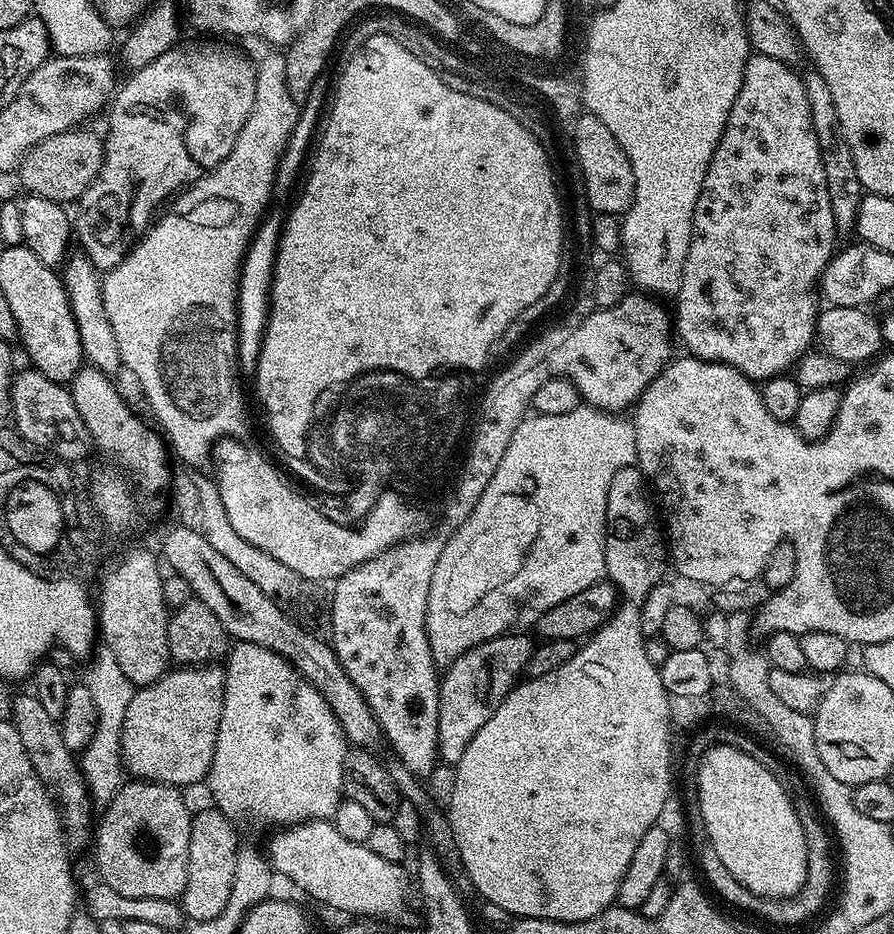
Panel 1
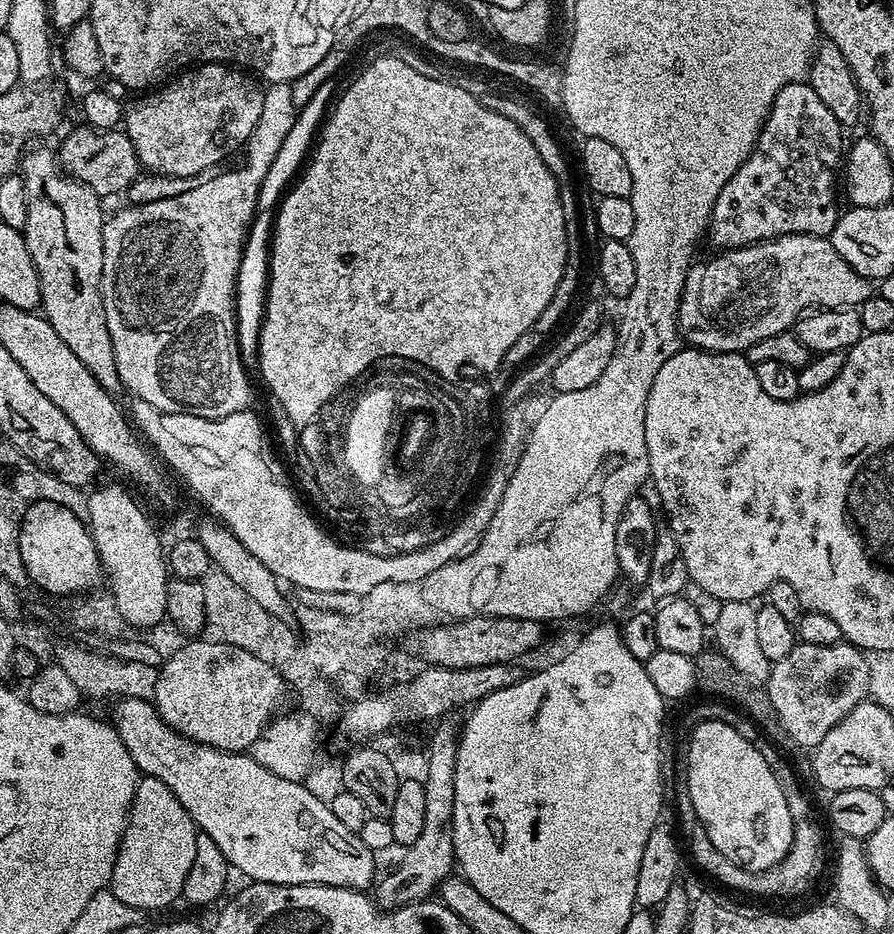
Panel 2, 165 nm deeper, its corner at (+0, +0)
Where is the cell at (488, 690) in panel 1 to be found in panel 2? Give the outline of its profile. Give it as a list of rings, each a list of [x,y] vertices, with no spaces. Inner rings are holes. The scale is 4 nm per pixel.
[[[437,723],[433,727],[437,728],[433,730],[432,737],[428,740],[428,761],[424,764],[424,772],[422,768],[426,790],[426,819],[422,821],[422,835],[418,837],[418,842],[414,842],[399,853],[401,856],[396,869],[384,881],[381,879],[375,885],[374,899],[377,909],[391,910],[429,899],[439,889],[441,882],[453,875],[456,851],[452,841],[452,811],[454,770],[458,756],[458,728],[457,725],[444,723]]]

